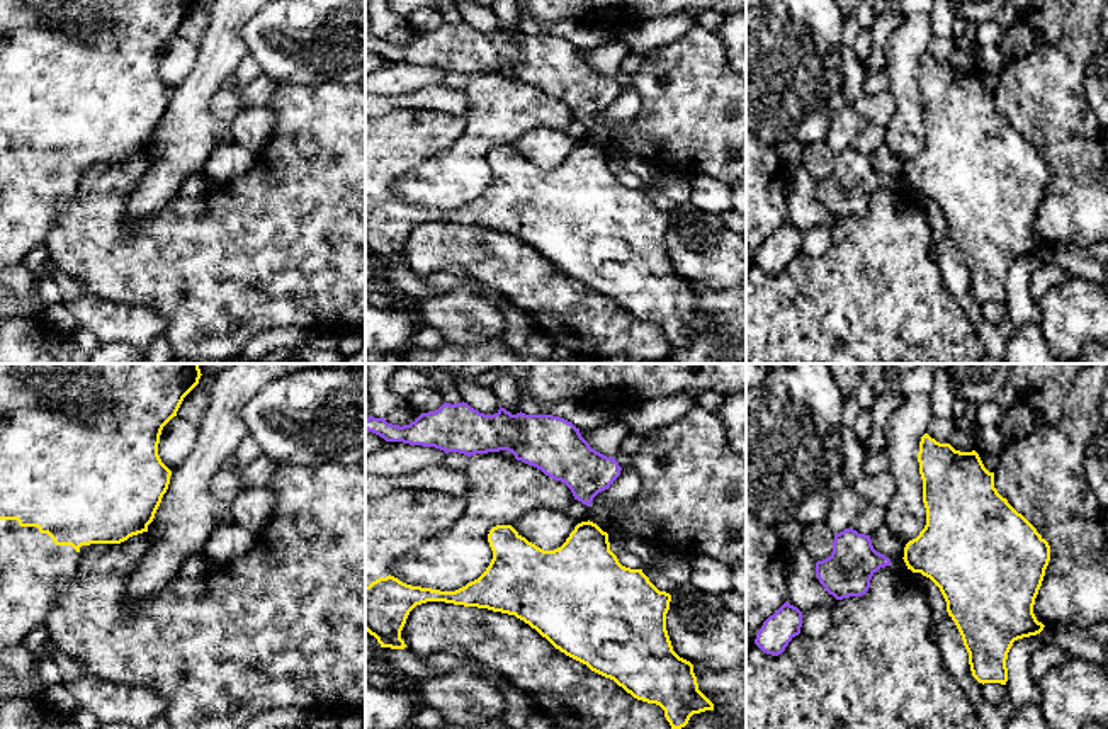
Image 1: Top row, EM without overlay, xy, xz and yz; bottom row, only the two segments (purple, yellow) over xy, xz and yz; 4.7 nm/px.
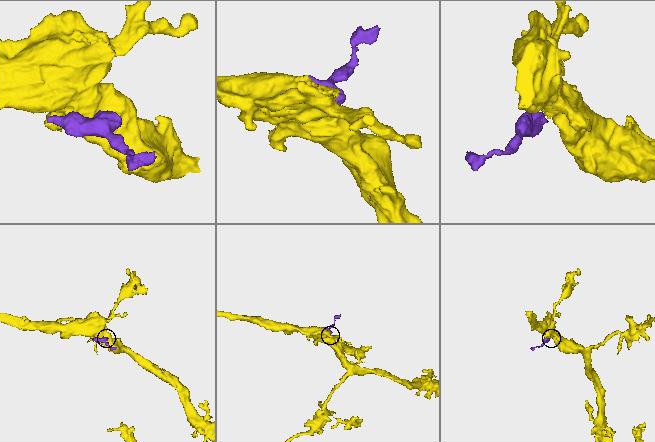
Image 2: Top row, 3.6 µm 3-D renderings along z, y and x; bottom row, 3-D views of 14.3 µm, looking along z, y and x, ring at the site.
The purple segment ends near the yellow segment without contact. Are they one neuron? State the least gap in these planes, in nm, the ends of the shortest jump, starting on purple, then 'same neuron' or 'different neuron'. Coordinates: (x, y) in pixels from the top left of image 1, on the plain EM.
60 nm | yz (889, 179), (903, 177) | same neuron

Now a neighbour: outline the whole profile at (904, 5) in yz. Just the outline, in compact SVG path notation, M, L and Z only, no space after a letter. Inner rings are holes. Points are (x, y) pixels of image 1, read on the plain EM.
M896 0L902 14L931 14L933 0Z

